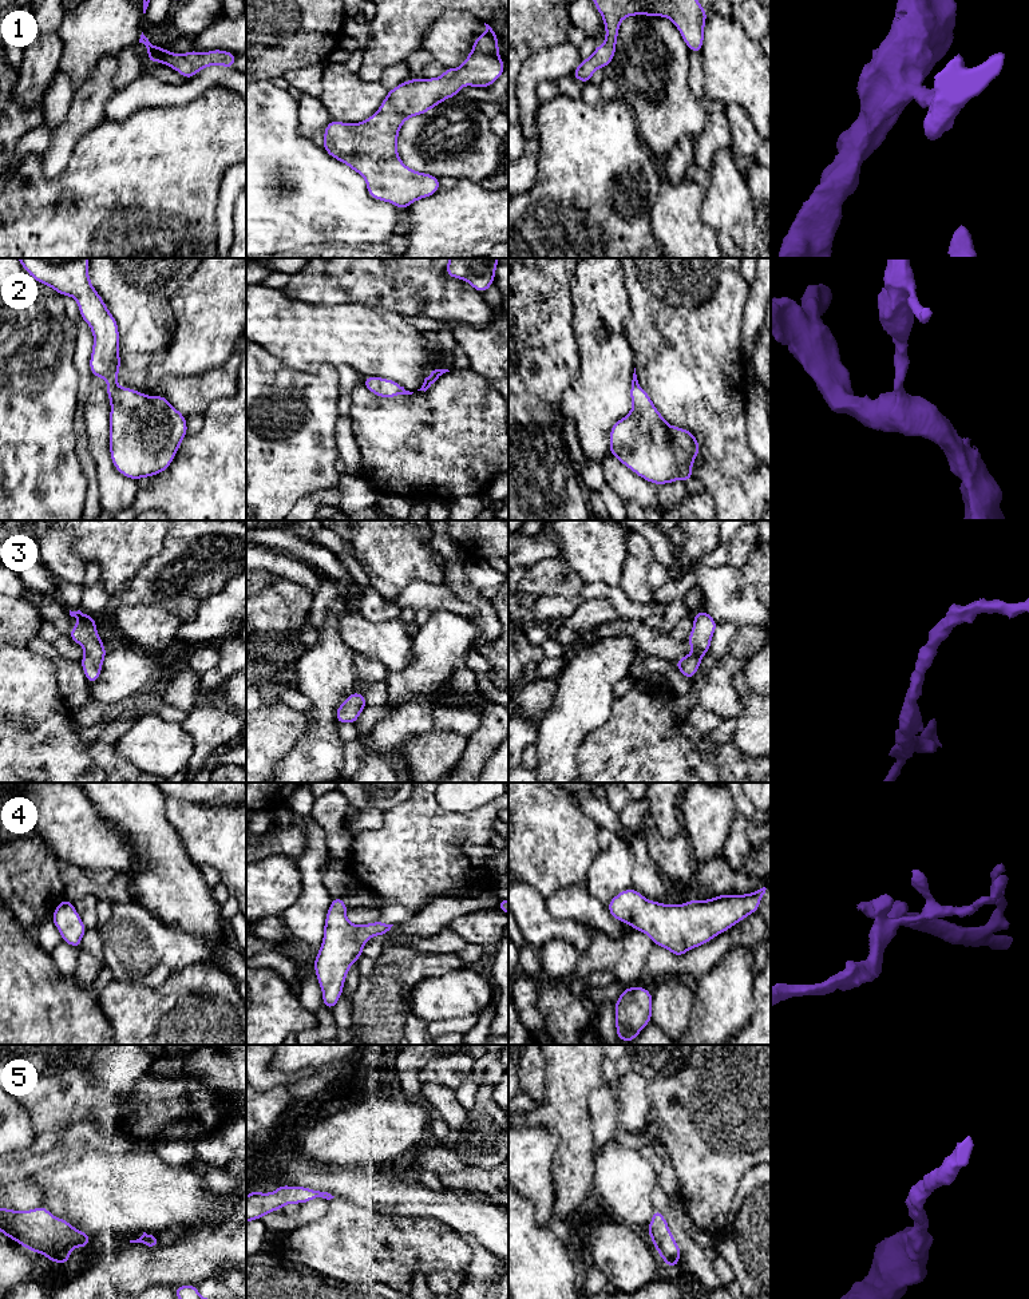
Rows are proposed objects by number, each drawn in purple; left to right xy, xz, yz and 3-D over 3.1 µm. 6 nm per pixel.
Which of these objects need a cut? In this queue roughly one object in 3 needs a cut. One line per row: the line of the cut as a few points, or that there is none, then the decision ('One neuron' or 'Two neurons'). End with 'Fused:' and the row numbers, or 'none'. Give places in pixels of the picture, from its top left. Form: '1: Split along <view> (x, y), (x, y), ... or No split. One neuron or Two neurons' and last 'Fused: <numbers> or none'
1: No split. One neuron
2: No split. One neuron
3: No split. One neuron
4: No split. One neuron
5: No split. One neuron
Fused: none

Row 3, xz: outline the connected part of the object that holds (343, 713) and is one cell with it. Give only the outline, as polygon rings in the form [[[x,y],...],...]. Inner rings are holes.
[[[352,692],[348,700],[339,705],[336,710],[337,724],[356,724],[361,710],[368,705],[364,696],[359,692]]]

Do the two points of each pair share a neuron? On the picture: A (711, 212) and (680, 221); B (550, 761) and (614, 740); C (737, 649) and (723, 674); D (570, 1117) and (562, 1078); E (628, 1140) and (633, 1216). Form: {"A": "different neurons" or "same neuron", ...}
{"A": "different neurons", "B": "different neurons", "C": "different neurons", "D": "same neuron", "E": "different neurons"}

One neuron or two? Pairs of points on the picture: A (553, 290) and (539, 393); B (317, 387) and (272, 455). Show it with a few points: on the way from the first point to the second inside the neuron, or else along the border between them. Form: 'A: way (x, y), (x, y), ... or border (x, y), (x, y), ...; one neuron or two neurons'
A: way (539, 316), (539, 368); one neuron
B: way (307, 404), (293, 418), (291, 428), (281, 438); one neuron

